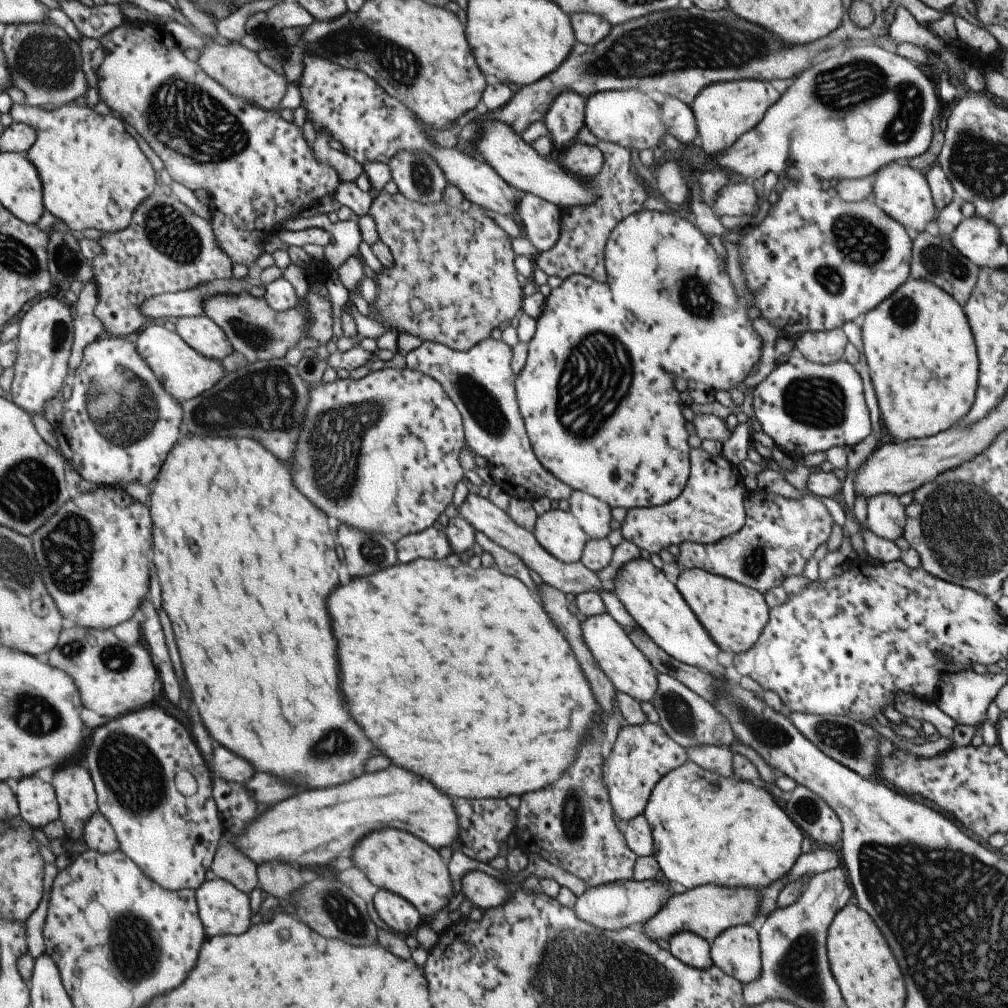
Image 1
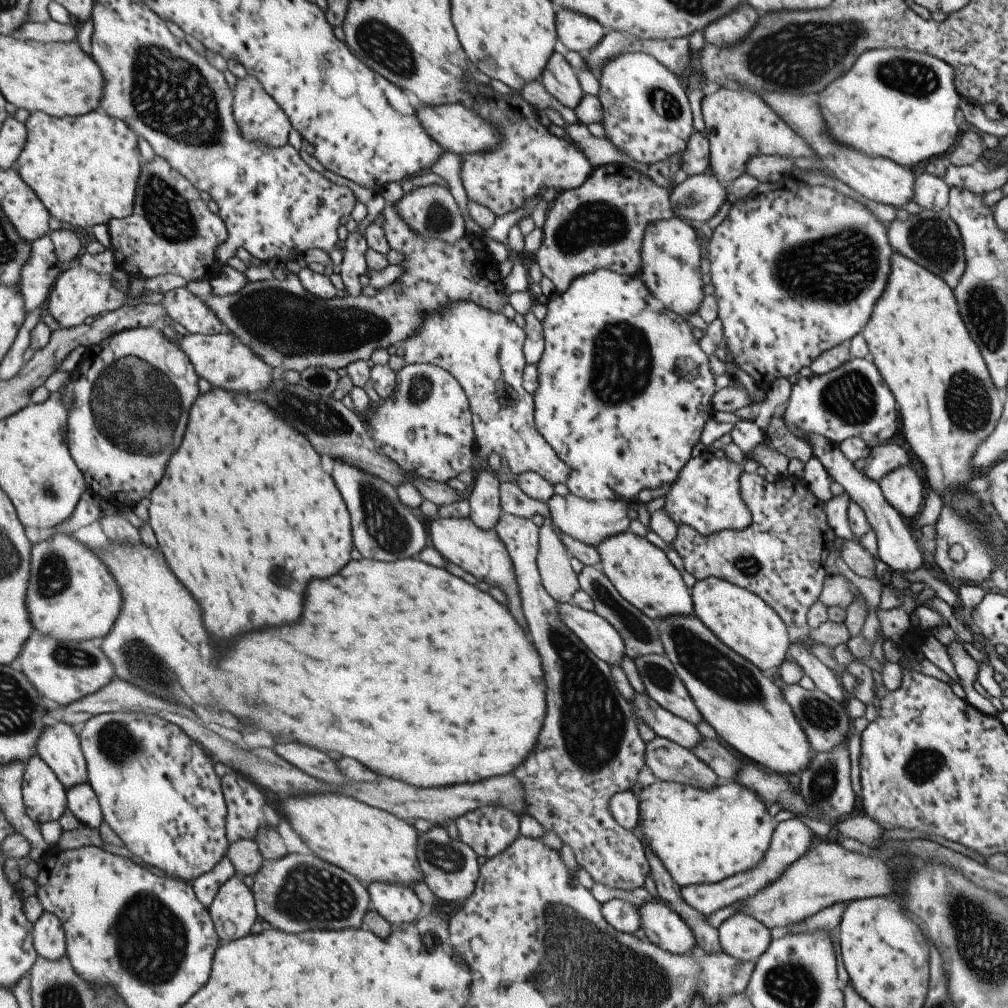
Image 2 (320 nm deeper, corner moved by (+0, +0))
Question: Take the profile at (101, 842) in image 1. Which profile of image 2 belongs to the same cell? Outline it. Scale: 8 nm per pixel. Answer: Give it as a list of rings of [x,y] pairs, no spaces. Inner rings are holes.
[[[87,782],[74,784],[66,790],[66,808],[86,827],[97,829],[102,821],[97,797]]]

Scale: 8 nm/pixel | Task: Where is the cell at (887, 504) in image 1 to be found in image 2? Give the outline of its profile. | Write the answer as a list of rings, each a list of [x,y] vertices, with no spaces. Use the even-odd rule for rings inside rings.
[[[897,467],[878,480],[885,500],[900,515],[911,518],[919,512],[923,502],[923,484],[919,476],[909,468]]]

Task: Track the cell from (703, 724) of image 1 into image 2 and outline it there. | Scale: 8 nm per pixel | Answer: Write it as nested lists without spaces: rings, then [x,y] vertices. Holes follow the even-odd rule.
[[[664,654],[639,655],[633,662],[643,683],[644,692],[661,708],[693,726],[702,720],[673,665]]]

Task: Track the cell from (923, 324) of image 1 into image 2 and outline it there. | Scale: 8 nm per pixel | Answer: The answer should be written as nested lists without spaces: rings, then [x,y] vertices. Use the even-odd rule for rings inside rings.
[[[893,251],[889,258],[885,290],[873,306],[867,324],[861,331],[869,359],[877,367],[895,399],[903,438],[909,444],[912,454],[925,467],[929,488],[939,494],[941,504],[962,517],[974,519],[977,525],[983,525],[986,522],[984,495],[968,492],[965,486],[974,478],[975,470],[970,459],[1000,420],[1006,394],[993,384],[980,350],[957,312],[957,304],[951,292],[948,284],[929,272],[929,269]]]

